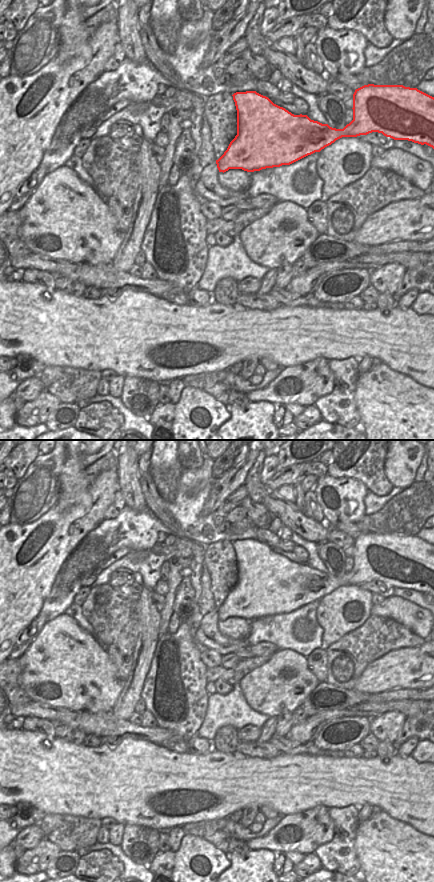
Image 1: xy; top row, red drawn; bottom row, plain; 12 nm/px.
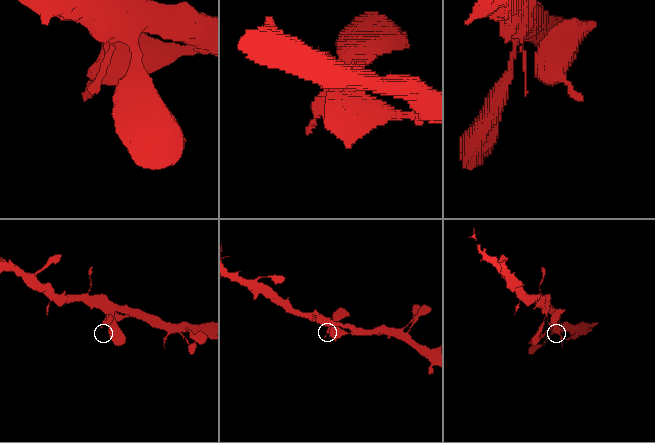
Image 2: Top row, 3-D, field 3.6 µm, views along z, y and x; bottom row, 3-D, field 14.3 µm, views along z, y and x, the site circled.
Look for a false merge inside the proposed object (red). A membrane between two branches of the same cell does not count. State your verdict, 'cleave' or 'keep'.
keep

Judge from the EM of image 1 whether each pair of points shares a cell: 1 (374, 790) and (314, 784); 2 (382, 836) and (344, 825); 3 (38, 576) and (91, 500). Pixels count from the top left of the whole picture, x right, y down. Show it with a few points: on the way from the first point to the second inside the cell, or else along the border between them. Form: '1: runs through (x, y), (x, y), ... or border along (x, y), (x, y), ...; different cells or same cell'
1: runs through (359, 784), (329, 784); same cell
2: border along (359, 823), (356, 829), (355, 852); different cells
3: runs through (39, 557), (39, 553), (73, 519); same cell

